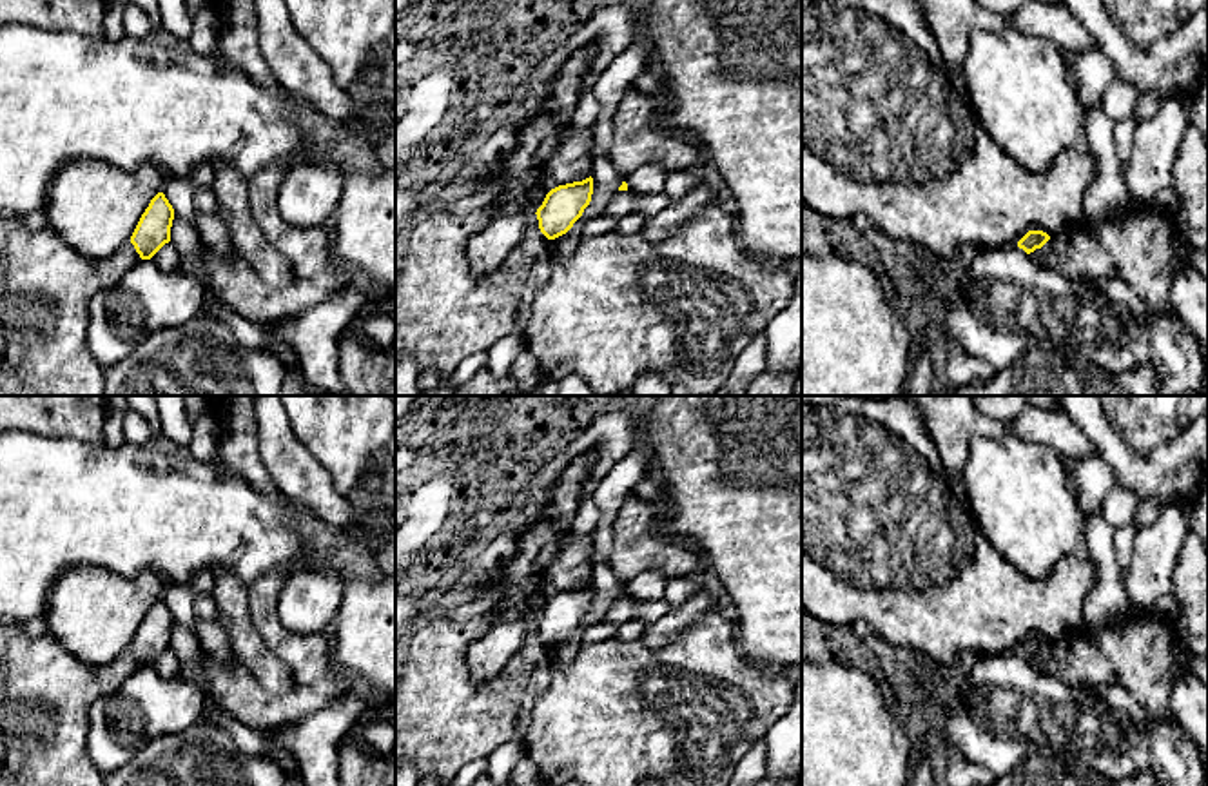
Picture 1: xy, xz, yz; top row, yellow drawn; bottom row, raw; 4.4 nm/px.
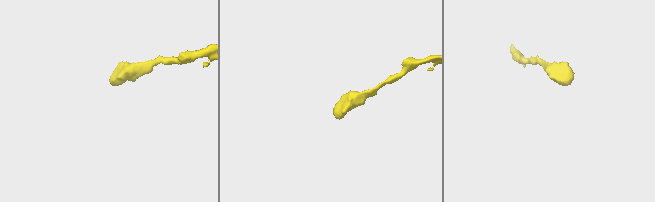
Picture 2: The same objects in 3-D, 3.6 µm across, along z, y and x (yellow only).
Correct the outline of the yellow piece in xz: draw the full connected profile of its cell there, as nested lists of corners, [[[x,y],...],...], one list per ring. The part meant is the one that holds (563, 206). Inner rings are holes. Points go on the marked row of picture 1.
[[[593,178],[551,189],[537,209],[539,229],[548,240],[566,234],[582,216],[593,194]]]

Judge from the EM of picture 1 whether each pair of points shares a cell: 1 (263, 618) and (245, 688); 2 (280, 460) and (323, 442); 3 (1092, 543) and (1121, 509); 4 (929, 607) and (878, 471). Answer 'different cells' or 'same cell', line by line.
1: same cell
2: different cells
3: different cells
4: same cell

